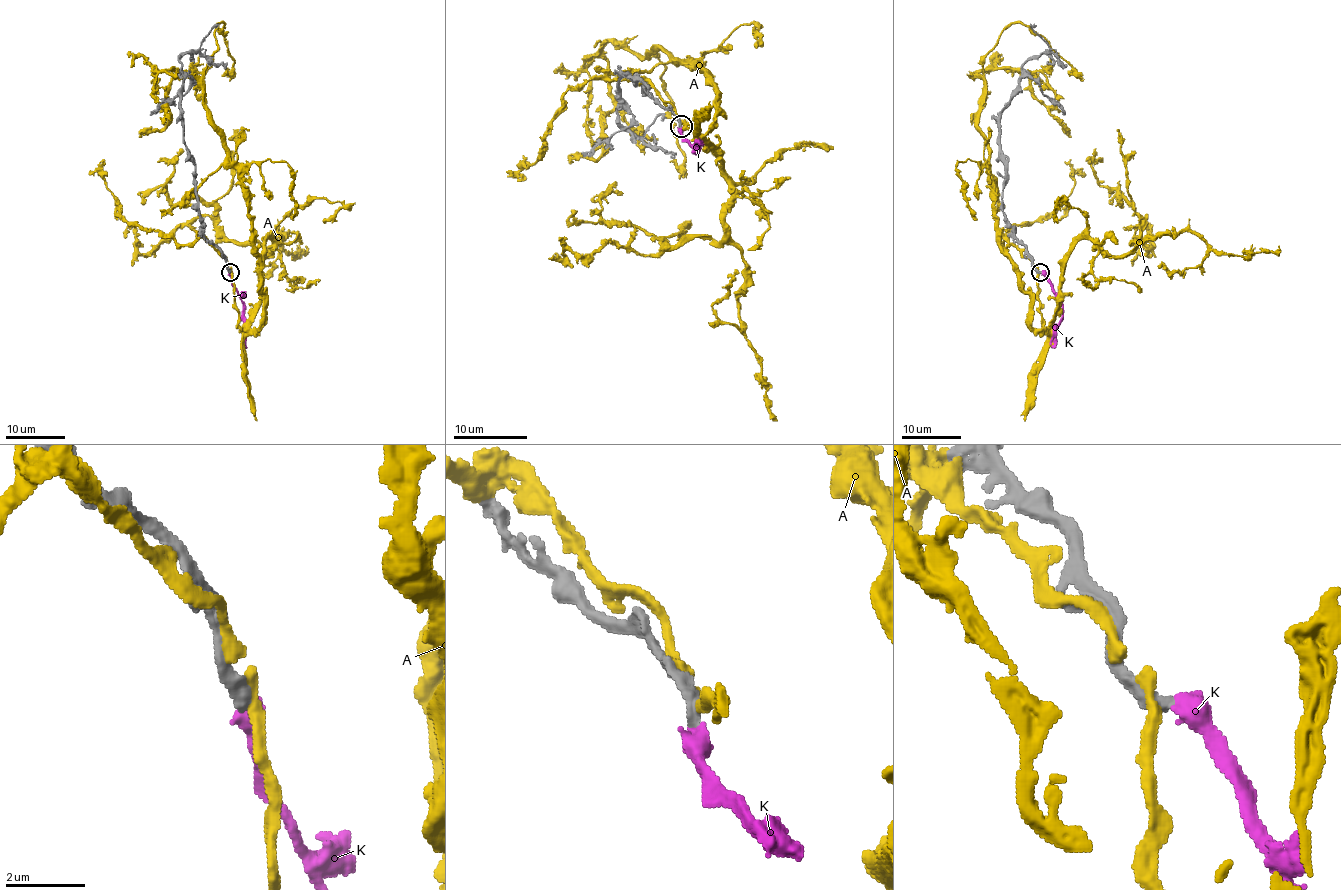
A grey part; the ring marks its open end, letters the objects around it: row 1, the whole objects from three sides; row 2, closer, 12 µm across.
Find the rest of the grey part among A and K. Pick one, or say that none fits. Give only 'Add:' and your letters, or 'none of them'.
Add: K

